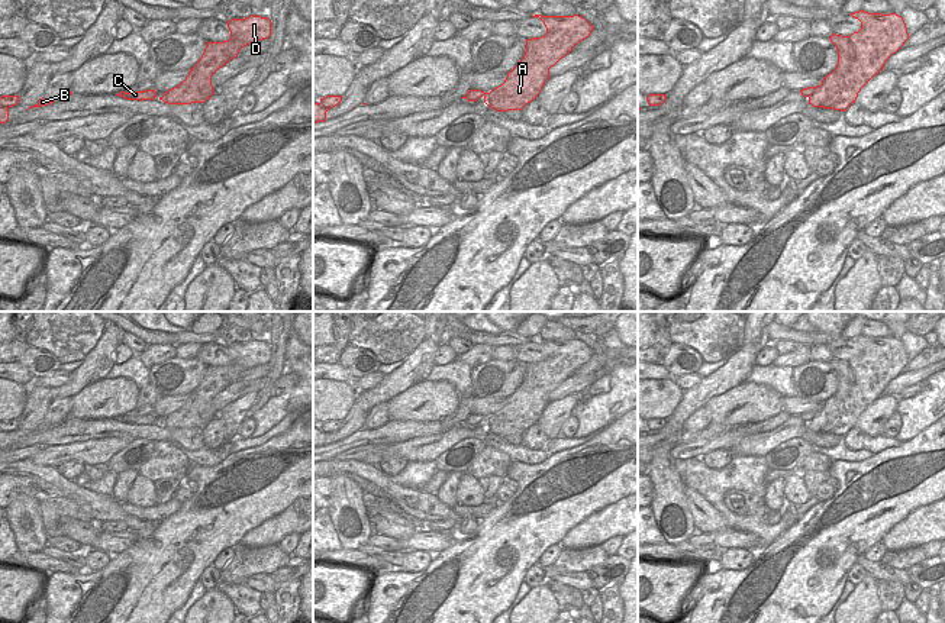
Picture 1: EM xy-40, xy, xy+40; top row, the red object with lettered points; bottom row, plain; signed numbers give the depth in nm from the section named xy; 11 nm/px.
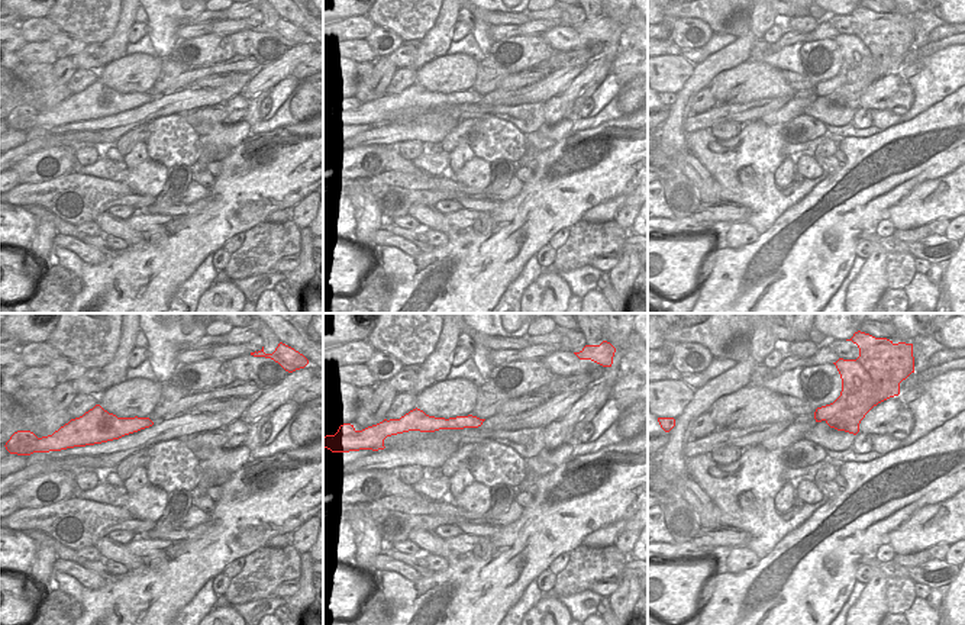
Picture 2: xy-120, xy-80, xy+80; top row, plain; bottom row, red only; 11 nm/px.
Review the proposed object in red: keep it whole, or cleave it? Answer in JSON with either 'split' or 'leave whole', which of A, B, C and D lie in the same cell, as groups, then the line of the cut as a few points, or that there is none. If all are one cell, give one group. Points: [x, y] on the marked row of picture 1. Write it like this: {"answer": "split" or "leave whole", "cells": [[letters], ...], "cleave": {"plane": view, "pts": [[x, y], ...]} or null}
{"answer": "split", "cells": [["A", "D"], ["B", "C"]], "cleave": {"plane": "xy", "pts": [[479, 90], [481, 96]]}}

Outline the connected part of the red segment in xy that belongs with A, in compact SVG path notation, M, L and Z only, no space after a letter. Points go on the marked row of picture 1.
M535 14L532 17L539 17L545 28L546 33L541 38L526 39L526 51L523 58L517 65L507 72L504 83L490 93L480 90L484 103L497 110L522 110L528 103L535 100L541 93L545 81L549 78L549 68L554 67L561 58L573 51L573 48L590 36L594 26L590 25L584 17L574 16L541 16Z

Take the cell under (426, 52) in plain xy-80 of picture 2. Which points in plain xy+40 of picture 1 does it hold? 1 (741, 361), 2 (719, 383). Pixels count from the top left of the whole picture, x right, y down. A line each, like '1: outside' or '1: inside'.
1: inside
2: inside

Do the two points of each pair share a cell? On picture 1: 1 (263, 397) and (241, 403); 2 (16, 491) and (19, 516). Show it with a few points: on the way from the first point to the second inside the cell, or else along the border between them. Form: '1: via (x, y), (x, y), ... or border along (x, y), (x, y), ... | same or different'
1: via (257, 399), (247, 403) | same
2: via (18, 497), (19, 510) | same

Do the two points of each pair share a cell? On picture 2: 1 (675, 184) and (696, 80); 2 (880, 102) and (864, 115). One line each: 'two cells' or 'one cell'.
1: one cell
2: two cells

